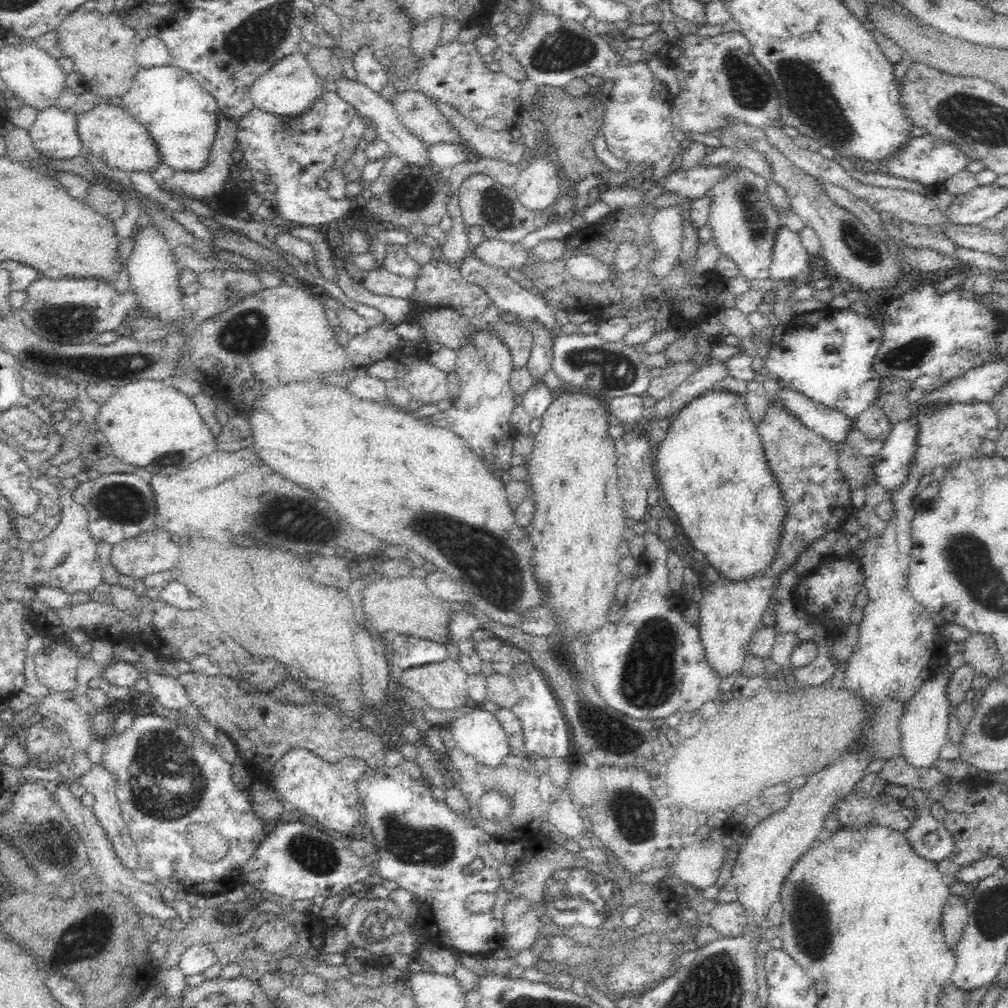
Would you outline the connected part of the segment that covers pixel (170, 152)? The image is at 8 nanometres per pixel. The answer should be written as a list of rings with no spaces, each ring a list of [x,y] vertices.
[[[162,66],[141,69],[133,76],[130,90],[117,98],[154,139],[162,163],[178,171],[198,172],[206,166],[215,141],[221,110],[217,100],[180,68]]]

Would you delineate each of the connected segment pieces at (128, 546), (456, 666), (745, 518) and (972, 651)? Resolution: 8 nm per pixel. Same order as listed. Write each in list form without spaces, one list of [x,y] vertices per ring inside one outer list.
[[[160,528],[114,544],[110,554],[115,570],[133,578],[173,570],[179,558],[179,539]]]
[[[448,657],[442,662],[403,670],[399,684],[418,692],[433,709],[456,710],[471,704],[467,678],[459,661]]]
[[[715,387],[714,390],[694,398],[685,408],[674,414],[666,430],[667,435],[665,439],[658,448],[654,448],[655,480],[659,488],[662,488],[662,494],[664,494],[666,502],[676,513],[676,518],[678,518],[684,534],[686,534],[694,549],[702,552],[706,560],[721,574],[721,577],[730,582],[750,580],[750,578],[762,574],[762,570],[766,570],[766,566],[770,566],[774,562],[776,551],[778,551],[779,543],[782,539],[782,522],[784,522],[784,516],[786,516],[786,505],[784,505],[786,501],[782,497],[782,489],[780,489],[774,474],[770,472],[760,433],[758,433],[756,425],[752,422],[750,415],[748,415],[746,406],[747,404],[742,402],[740,396]]]
[[[970,633],[965,638],[961,654],[963,662],[969,664],[976,674],[998,680],[1003,660],[990,634]]]

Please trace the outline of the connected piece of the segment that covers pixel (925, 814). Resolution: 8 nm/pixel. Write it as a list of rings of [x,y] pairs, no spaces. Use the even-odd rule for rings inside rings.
[[[928,806],[920,808],[920,812],[917,813],[918,816],[914,819],[912,826],[905,831],[906,840],[920,858],[938,863],[940,860],[944,860],[953,849],[954,843],[951,834],[945,829],[943,822],[939,822],[930,816],[931,811]]]

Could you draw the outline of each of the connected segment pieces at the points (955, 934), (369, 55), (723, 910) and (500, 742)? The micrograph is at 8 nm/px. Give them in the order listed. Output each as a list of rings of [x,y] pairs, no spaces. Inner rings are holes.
[[[951,894],[944,903],[941,916],[941,927],[950,948],[960,942],[964,927],[969,919],[967,903],[959,895]]]
[[[362,47],[356,54],[352,54],[357,81],[365,84],[374,92],[380,93],[384,85],[389,82],[388,73],[378,63],[370,47]]]
[[[718,902],[709,912],[709,924],[719,934],[720,939],[740,936],[747,926],[747,914],[740,902],[728,904]]]
[[[472,704],[472,712],[452,721],[450,729],[456,747],[483,766],[499,766],[510,754],[514,754],[500,721],[479,705]]]

